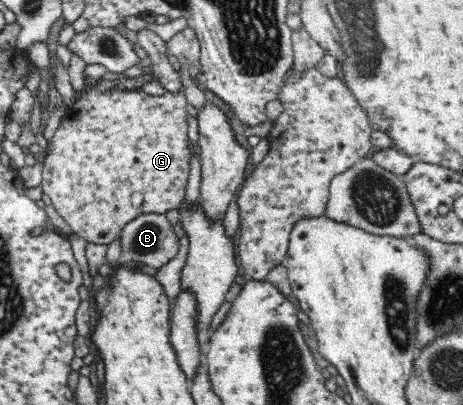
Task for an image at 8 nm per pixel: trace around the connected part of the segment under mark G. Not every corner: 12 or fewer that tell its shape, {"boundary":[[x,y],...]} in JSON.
{"boundary":[[184,87],[99,93],[50,135],[42,188],[108,245],[179,209]]}

